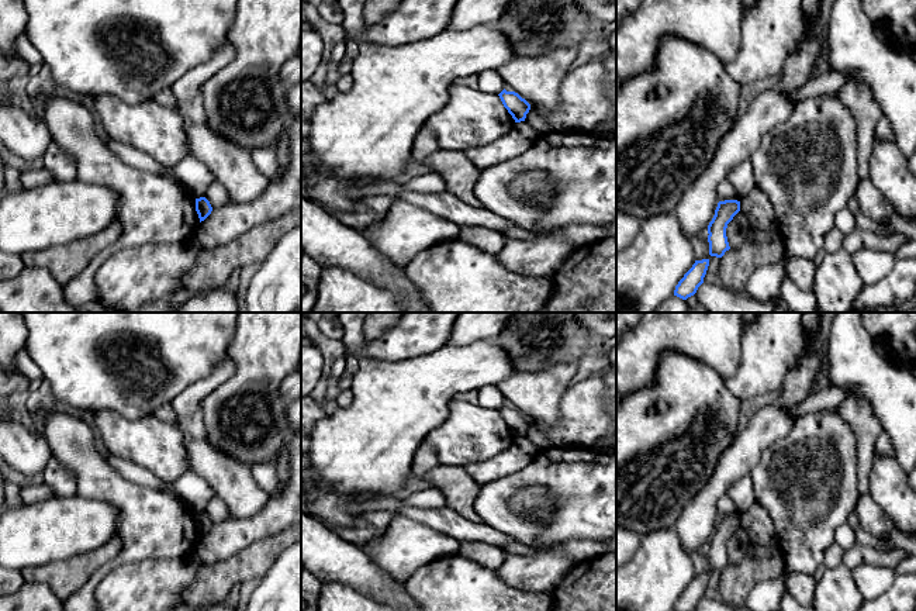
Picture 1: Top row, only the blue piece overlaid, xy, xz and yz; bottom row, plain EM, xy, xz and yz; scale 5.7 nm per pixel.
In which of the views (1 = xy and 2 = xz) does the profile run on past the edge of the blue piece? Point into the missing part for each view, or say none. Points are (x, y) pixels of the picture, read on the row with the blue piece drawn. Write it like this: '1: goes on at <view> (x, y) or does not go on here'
1: does not go on here
2: does not go on here

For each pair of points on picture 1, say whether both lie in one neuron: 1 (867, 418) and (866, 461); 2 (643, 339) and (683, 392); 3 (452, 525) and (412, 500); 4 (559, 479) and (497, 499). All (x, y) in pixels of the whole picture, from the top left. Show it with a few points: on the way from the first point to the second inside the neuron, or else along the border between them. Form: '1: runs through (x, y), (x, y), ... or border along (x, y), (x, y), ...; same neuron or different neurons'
1: runs through (866, 428), (866, 451); same neuron
2: border along (692, 356), (664, 352), (656, 379), (640, 389); different neurons
3: border along (407, 504), (427, 508), (442, 508), (446, 506); different neurons
4: runs through (543, 480), (524, 482), (512, 489); same neuron

